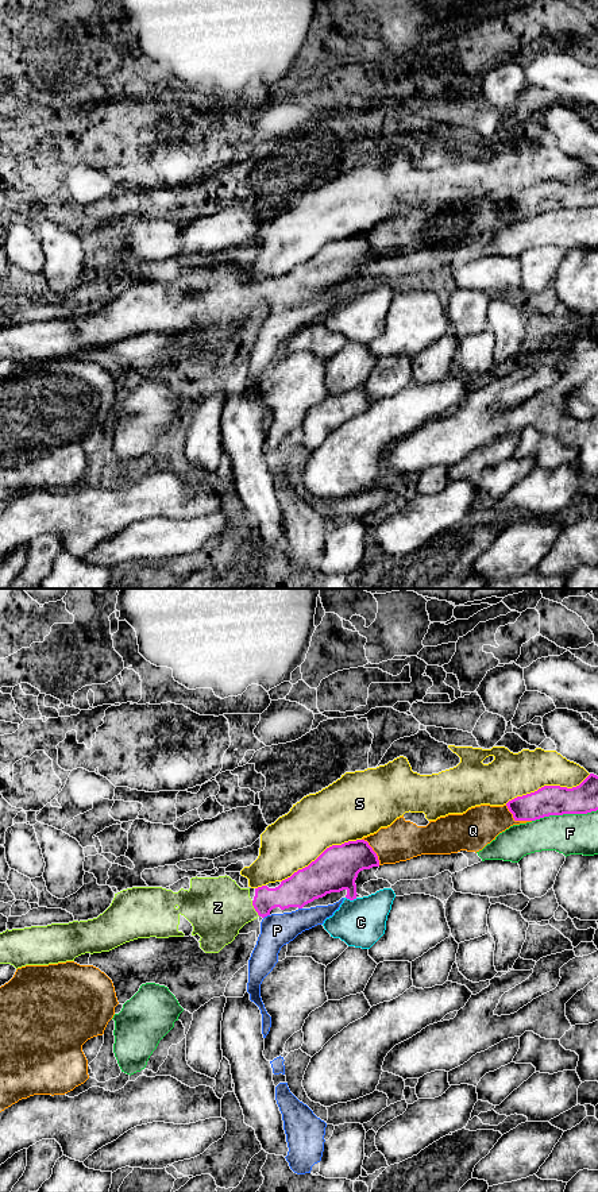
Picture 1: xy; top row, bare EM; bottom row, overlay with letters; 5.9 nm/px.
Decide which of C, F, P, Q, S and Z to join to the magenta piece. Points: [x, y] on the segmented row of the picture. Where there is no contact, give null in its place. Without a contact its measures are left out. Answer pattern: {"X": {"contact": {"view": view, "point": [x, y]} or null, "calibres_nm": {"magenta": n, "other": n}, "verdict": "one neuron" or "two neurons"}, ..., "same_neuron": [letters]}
{"C": {"contact": {"view": "xy", "point": [351, 899]}, "calibres_nm": {"magenta": 260, "other": 280}, "verdict": "two neurons"}, "F": {"contact": {"view": "xy", "point": [564, 813]}, "calibres_nm": {"magenta": 180, "other": 240}, "verdict": "two neurons"}, "P": {"contact": {"view": "xy", "point": [266, 915]}, "calibres_nm": {"magenta": 190, "other": 190}, "verdict": "two neurons"}, "Q": {"contact": {"view": "xy", "point": [516, 820]}, "calibres_nm": {"magenta": 180, "other": 240}, "verdict": "two neurons"}, "S": {"contact": {"view": "xy", "point": [547, 786]}, "calibres_nm": {"magenta": 180, "other": 280}, "verdict": "two neurons"}, "Z": {"contact": {"view": "xy", "point": [255, 909]}, "calibres_nm": {"magenta": 180, "other": 360}, "verdict": "one neuron"}, "same_neuron": ["Z"]}

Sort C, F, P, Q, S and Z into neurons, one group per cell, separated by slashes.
C / F / P / Q / S / Z

